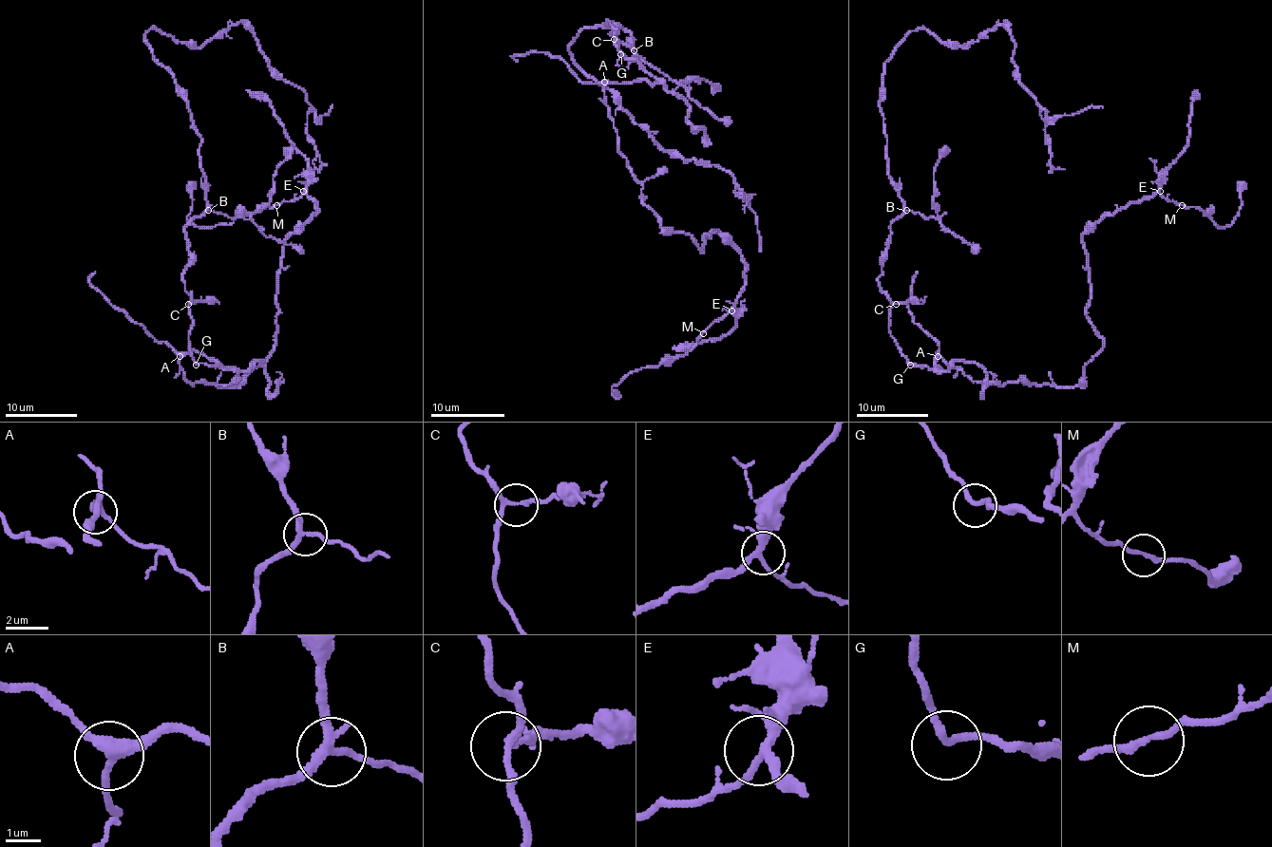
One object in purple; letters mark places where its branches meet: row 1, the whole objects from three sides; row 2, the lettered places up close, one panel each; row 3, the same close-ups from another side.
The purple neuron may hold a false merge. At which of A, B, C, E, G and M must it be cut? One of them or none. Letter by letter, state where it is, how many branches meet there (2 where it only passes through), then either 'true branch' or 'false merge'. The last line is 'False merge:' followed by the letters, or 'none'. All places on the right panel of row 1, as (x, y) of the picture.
A: place (938, 356); branches 3; true branch
B: place (906, 210); branches 3; true branch
C: place (896, 304); branches 3; true branch
E: place (1160, 191); branches 3; true branch
G: place (910, 365); branches 2; true branch
M: place (1182, 205); branches 2; true branch
False merge: none

